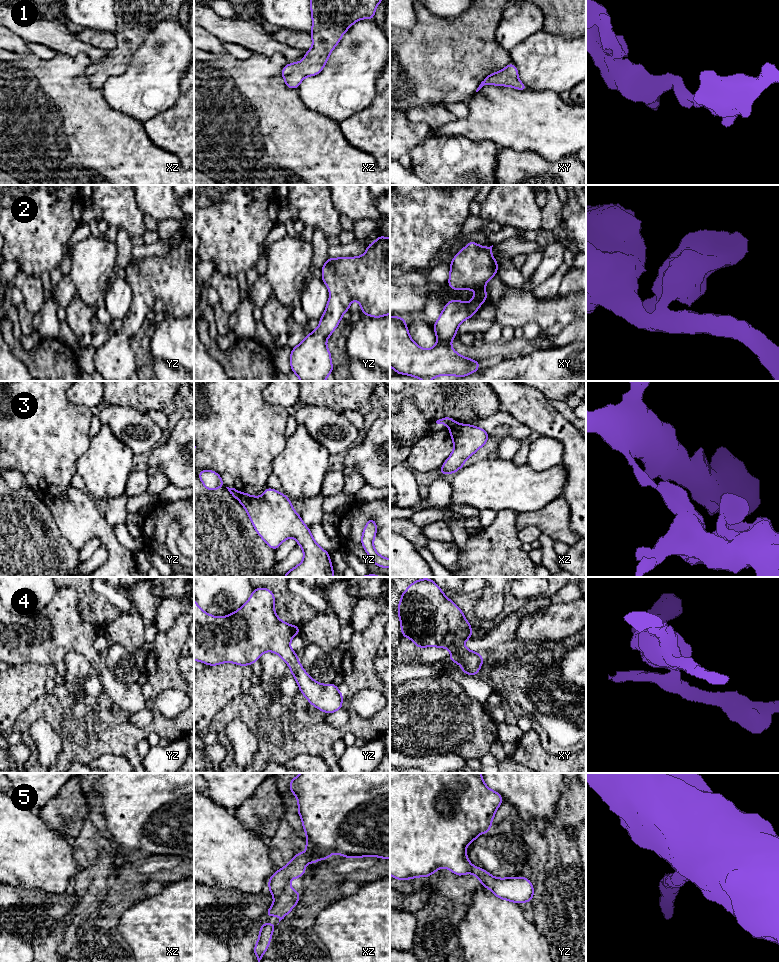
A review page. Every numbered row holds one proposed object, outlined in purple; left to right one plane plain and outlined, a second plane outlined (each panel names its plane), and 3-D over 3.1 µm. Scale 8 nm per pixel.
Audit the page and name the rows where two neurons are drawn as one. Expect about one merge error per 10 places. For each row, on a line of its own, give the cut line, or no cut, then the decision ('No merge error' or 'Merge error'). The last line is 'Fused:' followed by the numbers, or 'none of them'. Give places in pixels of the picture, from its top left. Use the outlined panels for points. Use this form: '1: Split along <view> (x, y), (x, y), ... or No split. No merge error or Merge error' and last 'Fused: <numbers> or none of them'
1: No split. No merge error
2: No split. No merge error
3: Split along xz (456, 423), (449, 429). Merge error
4: No split. No merge error
5: No split. No merge error
Fused: 3

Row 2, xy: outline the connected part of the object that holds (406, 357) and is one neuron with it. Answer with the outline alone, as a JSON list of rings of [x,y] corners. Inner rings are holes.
[[[470,241],[450,263],[448,285],[453,290],[475,289],[469,303],[450,300],[444,305],[438,320],[433,324],[437,344],[431,349],[419,347],[410,337],[406,320],[390,316],[390,366],[397,374],[410,375],[430,381],[442,375],[458,378],[474,373],[480,361],[464,357],[454,351],[451,341],[459,325],[474,316],[488,295],[485,284],[497,274],[497,259],[492,257],[492,246],[479,246]]]

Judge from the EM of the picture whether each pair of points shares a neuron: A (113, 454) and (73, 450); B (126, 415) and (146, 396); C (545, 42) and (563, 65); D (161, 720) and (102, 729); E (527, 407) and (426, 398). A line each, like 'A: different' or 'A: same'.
A: different
B: different
C: same
D: same
E: different

